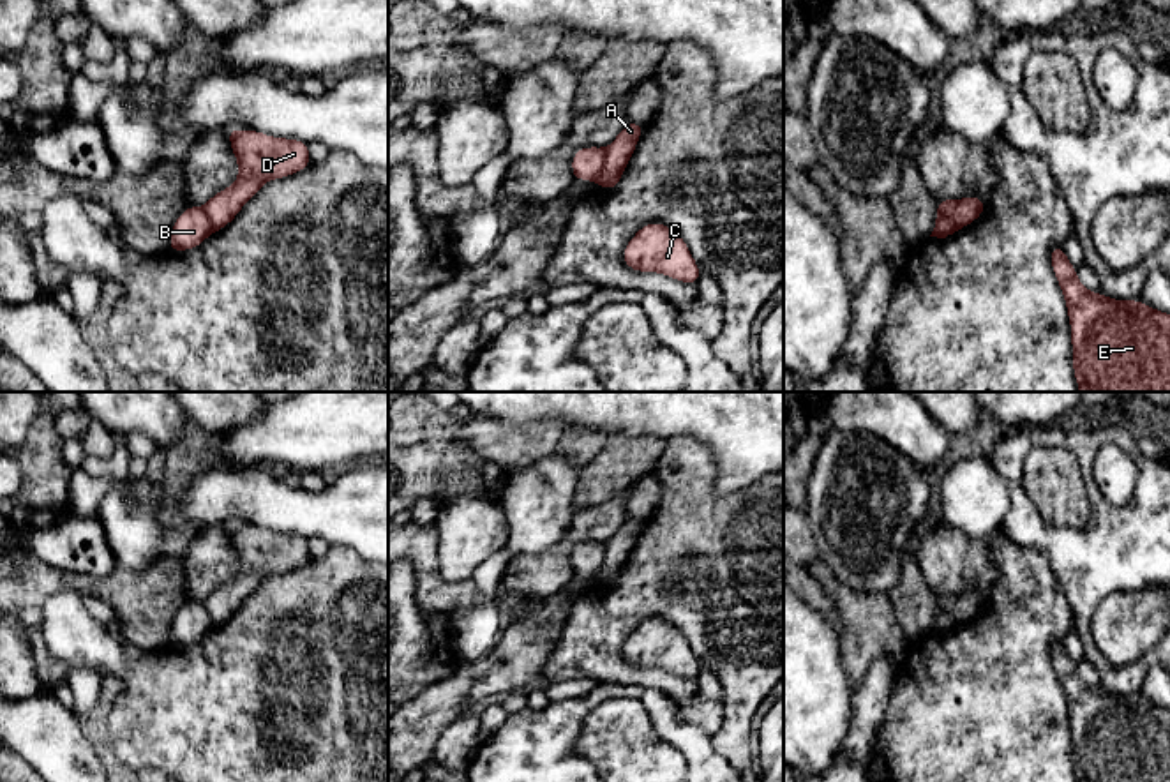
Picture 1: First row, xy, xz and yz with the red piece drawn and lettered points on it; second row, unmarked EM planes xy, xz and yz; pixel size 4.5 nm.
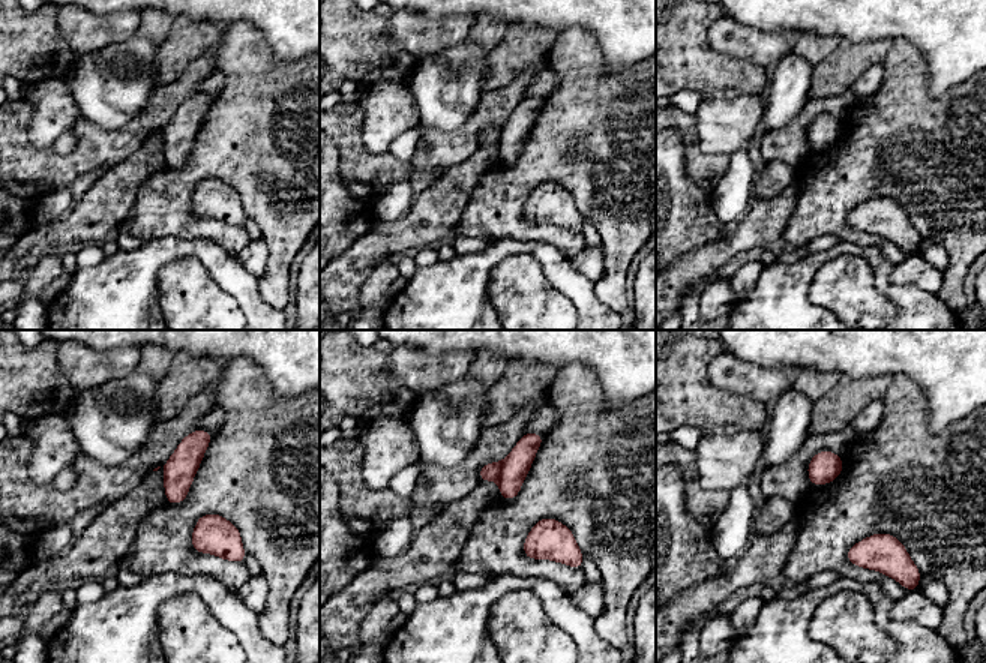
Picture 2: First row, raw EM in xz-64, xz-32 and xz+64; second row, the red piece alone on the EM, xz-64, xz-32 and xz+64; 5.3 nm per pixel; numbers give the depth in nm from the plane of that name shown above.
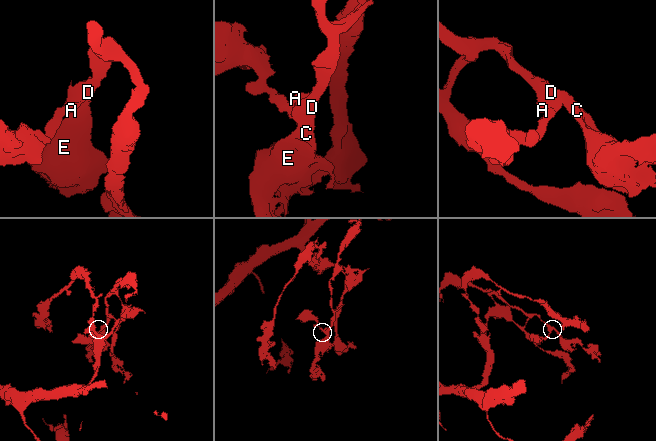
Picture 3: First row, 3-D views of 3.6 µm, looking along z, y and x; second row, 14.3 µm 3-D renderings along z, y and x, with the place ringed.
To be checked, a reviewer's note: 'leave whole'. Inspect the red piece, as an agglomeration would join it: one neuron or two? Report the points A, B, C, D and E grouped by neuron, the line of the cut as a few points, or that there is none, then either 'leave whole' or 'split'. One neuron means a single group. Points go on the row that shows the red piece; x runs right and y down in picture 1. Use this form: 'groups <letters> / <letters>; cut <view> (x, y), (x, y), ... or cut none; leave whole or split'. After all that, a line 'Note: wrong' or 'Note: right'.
groups A C D E / B; cut xz (606, 149), (602, 172), (595, 180); split
Note: wrong

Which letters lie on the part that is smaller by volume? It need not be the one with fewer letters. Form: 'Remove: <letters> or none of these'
Remove: B

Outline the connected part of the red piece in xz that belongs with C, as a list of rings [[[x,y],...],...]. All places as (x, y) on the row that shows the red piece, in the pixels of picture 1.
[[[644,224],[623,249],[623,263],[634,272],[655,272],[697,284],[701,270],[683,237],[662,224]]]

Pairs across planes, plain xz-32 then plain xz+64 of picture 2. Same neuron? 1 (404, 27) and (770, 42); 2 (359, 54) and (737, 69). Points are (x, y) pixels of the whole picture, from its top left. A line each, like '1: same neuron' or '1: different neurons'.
1: same neuron
2: same neuron

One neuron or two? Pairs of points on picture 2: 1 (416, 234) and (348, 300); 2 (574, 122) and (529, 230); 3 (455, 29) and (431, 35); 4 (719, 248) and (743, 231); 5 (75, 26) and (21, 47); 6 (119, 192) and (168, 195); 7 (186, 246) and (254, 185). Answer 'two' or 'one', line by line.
1: one
2: one
3: one
4: one
5: two
6: two
7: two

